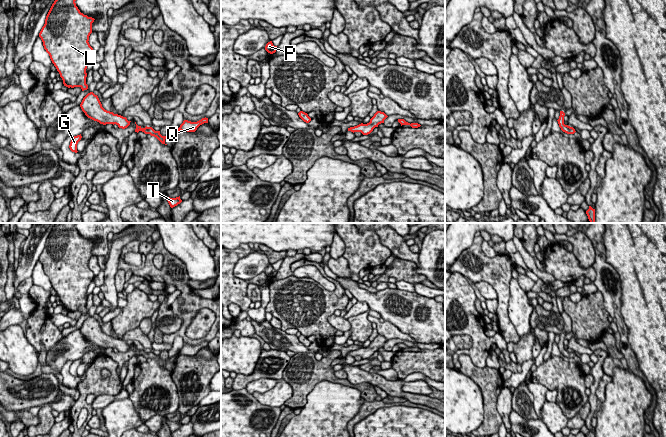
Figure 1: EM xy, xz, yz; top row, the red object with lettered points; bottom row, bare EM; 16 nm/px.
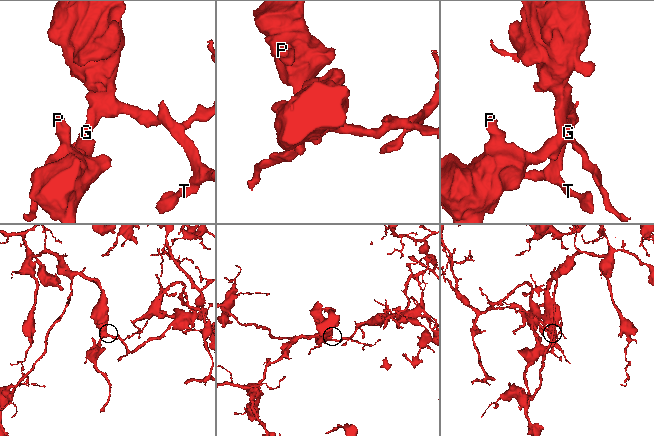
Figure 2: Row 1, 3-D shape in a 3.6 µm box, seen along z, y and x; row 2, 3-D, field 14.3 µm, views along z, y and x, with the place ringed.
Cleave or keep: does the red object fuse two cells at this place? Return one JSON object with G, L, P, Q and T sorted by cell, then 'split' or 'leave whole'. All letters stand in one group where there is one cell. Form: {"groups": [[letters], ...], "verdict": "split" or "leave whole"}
{"groups": [["G", "L", "P"], ["Q", "T"]], "verdict": "split"}

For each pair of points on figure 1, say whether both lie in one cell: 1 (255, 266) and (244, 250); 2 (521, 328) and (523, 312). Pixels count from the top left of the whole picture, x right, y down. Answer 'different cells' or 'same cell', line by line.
1: different cells
2: same cell

